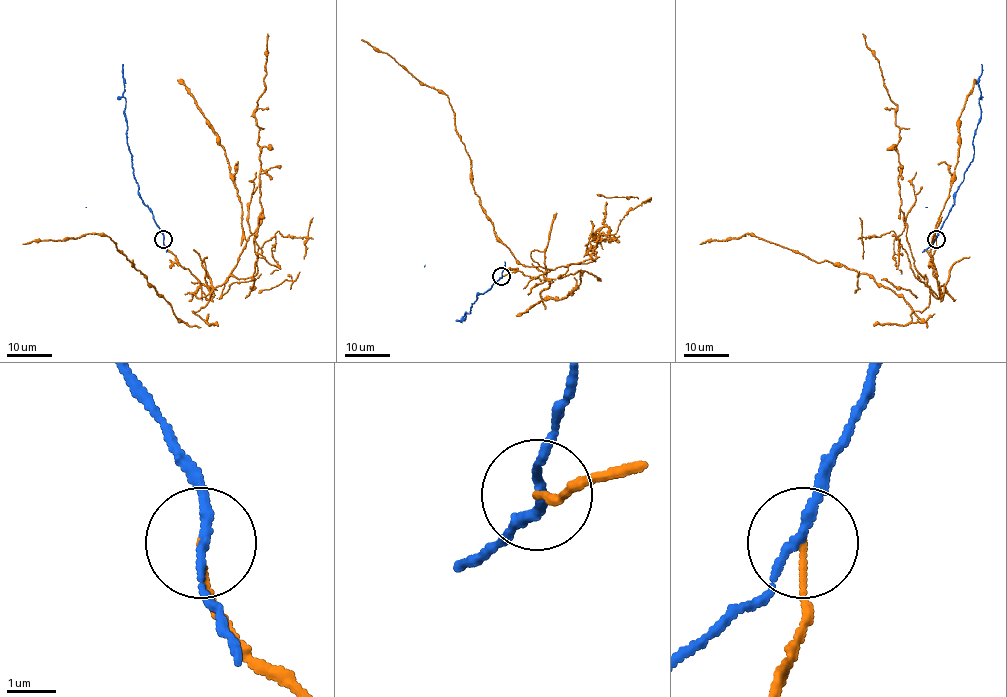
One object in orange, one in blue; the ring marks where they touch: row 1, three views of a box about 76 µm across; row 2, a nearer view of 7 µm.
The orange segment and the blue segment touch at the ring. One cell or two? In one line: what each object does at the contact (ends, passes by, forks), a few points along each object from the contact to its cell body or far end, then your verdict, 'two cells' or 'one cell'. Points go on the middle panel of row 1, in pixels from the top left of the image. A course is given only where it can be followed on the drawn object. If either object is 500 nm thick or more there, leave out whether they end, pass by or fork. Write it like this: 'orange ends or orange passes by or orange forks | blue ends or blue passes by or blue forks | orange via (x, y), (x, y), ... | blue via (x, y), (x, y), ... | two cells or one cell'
orange ends | blue passes by | orange via (501, 275), (552, 281), (593, 260), (516, 259), (475, 193), (449, 98), (361, 38) | blue via (501, 275), (490, 289), (476, 297), (469, 314), (466, 312), (460, 321) | two cells

